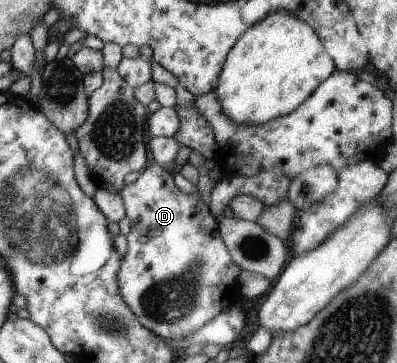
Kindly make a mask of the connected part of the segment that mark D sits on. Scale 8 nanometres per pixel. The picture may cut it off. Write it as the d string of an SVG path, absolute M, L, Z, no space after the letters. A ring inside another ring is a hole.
M149 165L133 183L124 185L118 195L123 203L124 217L129 221L129 233L125 235L127 251L121 257L115 281L119 297L141 327L159 338L181 341L241 297L236 283L240 268L231 261L223 245L218 222L202 199L185 195L175 187L172 174L165 167Z

